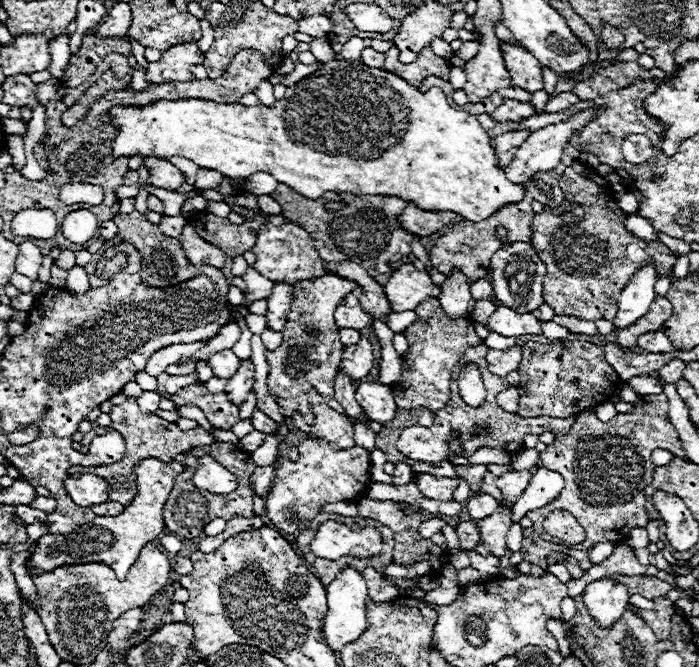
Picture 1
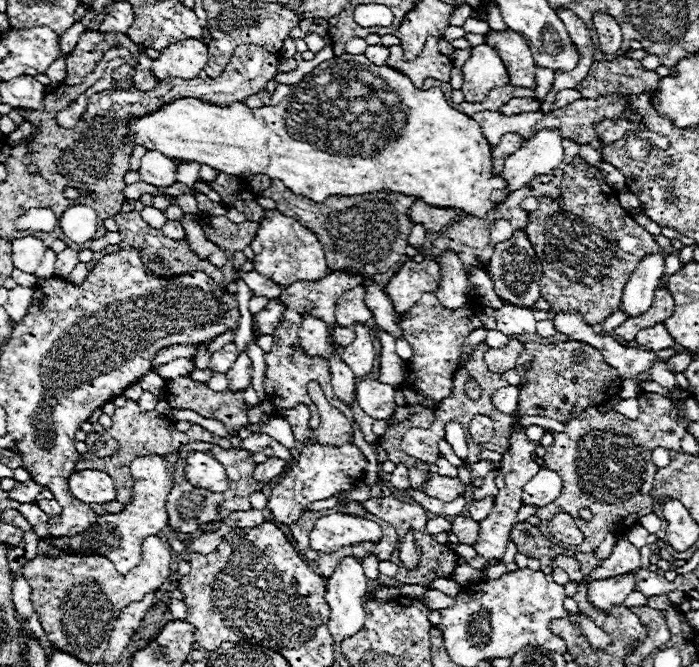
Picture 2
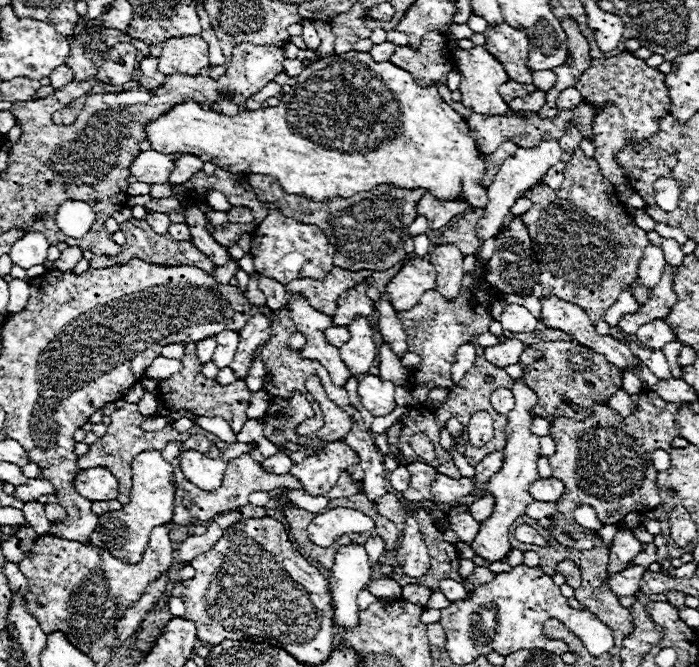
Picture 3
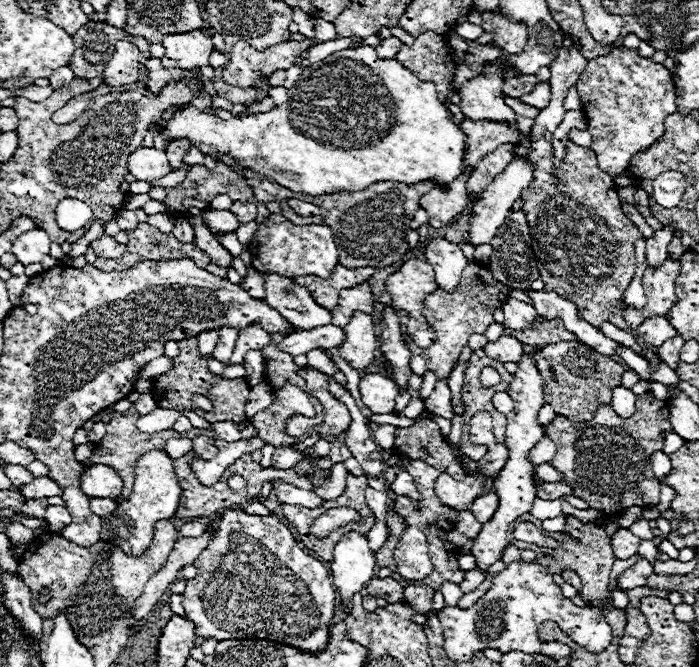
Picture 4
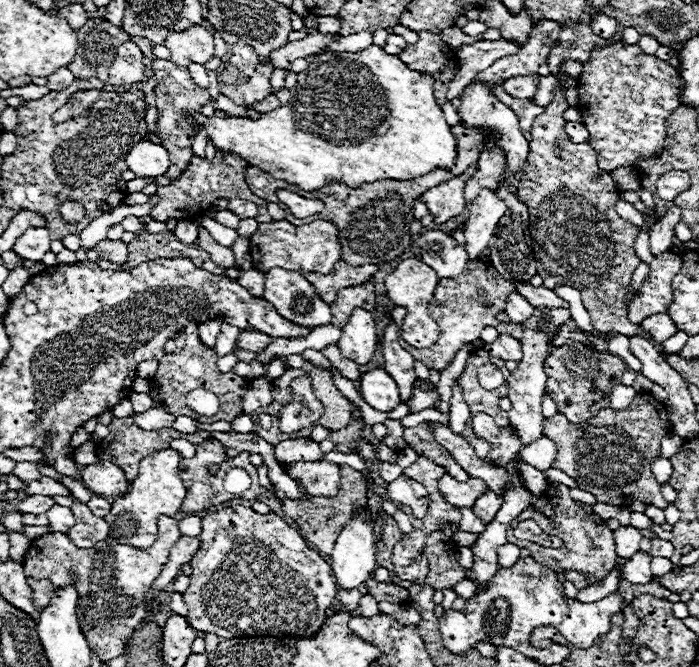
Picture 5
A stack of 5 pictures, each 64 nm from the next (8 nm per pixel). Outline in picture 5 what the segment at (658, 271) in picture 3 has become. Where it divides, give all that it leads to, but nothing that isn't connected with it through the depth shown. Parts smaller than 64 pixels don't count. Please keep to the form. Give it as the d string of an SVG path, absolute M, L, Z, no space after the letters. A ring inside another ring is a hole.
M672 206L664 218L660 218L650 232L650 252L652 256L658 256L662 252L668 252L674 240L674 228L680 222L680 208Z

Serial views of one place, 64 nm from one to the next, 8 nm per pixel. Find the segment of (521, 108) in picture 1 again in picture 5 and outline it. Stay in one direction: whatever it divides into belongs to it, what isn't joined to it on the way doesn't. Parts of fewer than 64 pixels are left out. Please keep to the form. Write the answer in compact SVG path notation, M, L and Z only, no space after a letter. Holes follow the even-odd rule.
M552 74L550 76L542 76L540 82L538 82L538 92L532 98L534 104L546 108L552 102L552 98L554 98L554 90L556 88L558 88L558 80Z

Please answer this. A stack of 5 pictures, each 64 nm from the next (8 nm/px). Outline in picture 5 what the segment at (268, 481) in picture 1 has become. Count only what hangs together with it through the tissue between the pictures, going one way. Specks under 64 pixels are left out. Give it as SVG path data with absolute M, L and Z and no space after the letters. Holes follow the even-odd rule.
M298 438L298 440L280 442L274 448L274 458L278 460L280 466L284 466L284 464L294 464L294 462L322 460L324 454L322 454L318 442L312 442L308 438Z

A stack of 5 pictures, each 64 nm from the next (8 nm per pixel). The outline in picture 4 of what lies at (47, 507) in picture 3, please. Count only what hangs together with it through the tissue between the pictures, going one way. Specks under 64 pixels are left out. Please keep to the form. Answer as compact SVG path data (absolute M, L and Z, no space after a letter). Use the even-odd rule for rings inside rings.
M50 506L50 508L46 508L46 520L48 520L52 532L58 530L58 528L64 528L66 524L72 522L70 512L64 506Z

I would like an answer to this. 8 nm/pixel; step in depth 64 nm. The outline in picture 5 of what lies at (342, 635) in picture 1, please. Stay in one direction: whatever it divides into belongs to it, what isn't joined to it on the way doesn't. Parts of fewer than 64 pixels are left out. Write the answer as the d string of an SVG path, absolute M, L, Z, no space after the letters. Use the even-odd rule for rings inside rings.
M370 512L368 522L352 518L340 532L334 552L330 558L330 568L334 572L338 588L352 590L372 578L376 570L376 544L372 536L372 526L376 516Z

